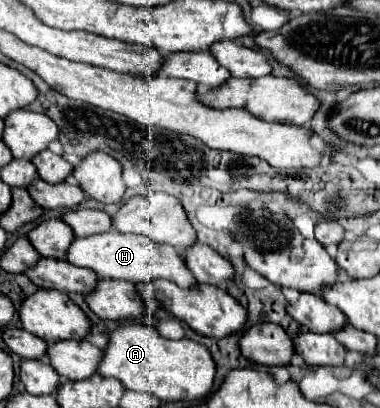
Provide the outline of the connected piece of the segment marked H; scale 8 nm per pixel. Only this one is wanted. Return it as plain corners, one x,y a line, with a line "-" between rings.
107,230
95,236
75,238
67,252
67,262
83,268
91,268
101,278
113,278
113,280
129,280
133,284
149,282
157,278
165,278
175,282
177,286
189,288
195,284
193,276
185,272
185,264
181,264
181,254
167,244
155,244
147,236
141,234
121,234
117,230

